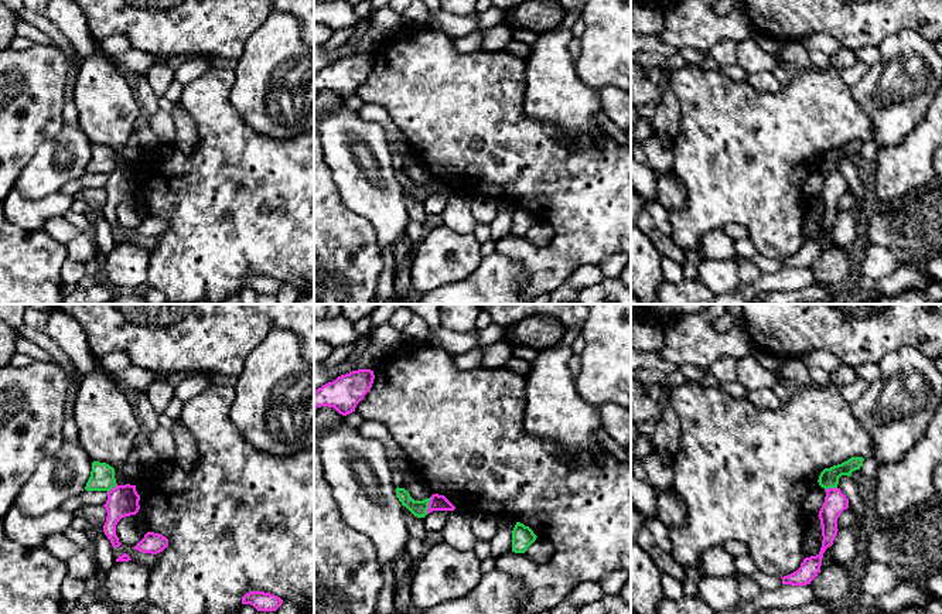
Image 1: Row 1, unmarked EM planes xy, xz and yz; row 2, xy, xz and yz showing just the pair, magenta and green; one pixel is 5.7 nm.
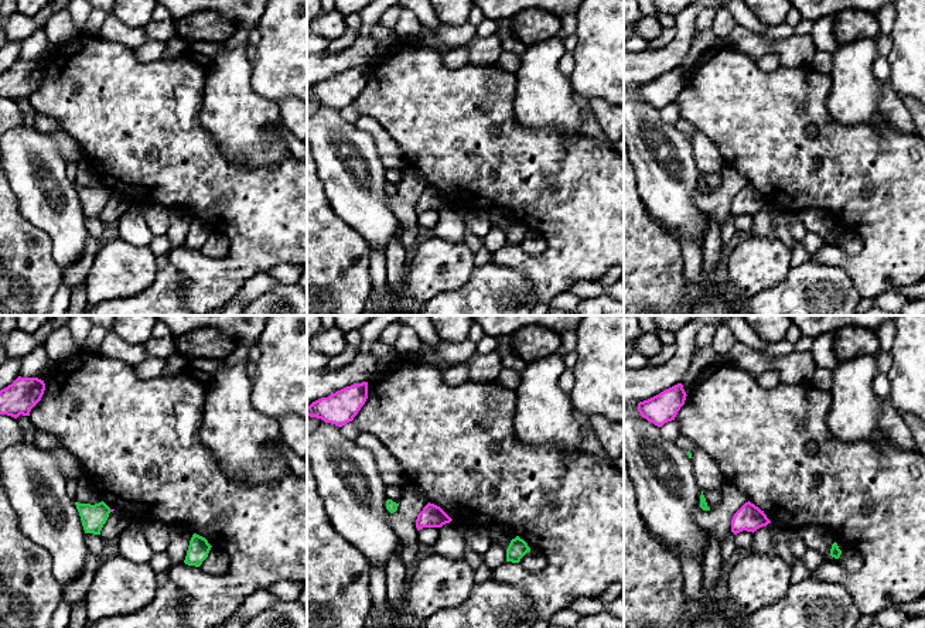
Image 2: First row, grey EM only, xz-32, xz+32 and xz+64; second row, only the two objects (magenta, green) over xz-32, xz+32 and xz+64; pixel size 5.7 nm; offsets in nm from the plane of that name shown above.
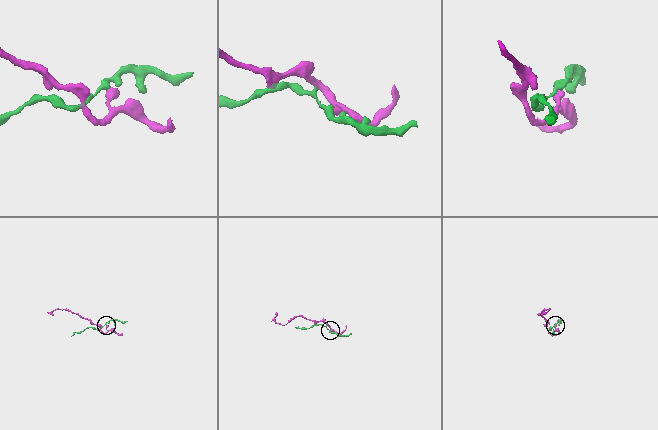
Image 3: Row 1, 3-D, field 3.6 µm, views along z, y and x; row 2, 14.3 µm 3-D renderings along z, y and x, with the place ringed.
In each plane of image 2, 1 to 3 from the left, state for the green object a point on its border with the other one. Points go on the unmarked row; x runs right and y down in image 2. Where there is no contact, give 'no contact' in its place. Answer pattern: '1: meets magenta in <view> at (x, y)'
1: no contact
2: no contact
3: no contact

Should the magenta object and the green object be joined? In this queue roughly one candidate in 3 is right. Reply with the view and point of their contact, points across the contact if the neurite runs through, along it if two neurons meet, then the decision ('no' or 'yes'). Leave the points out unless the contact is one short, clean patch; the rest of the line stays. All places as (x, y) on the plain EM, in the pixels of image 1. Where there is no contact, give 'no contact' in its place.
contact xz (429, 188); border xz (432, 180), (426, 195); no

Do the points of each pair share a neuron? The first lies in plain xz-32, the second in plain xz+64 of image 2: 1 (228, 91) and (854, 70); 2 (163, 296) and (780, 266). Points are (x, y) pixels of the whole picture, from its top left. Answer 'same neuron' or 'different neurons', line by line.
1: same neuron
2: different neurons

